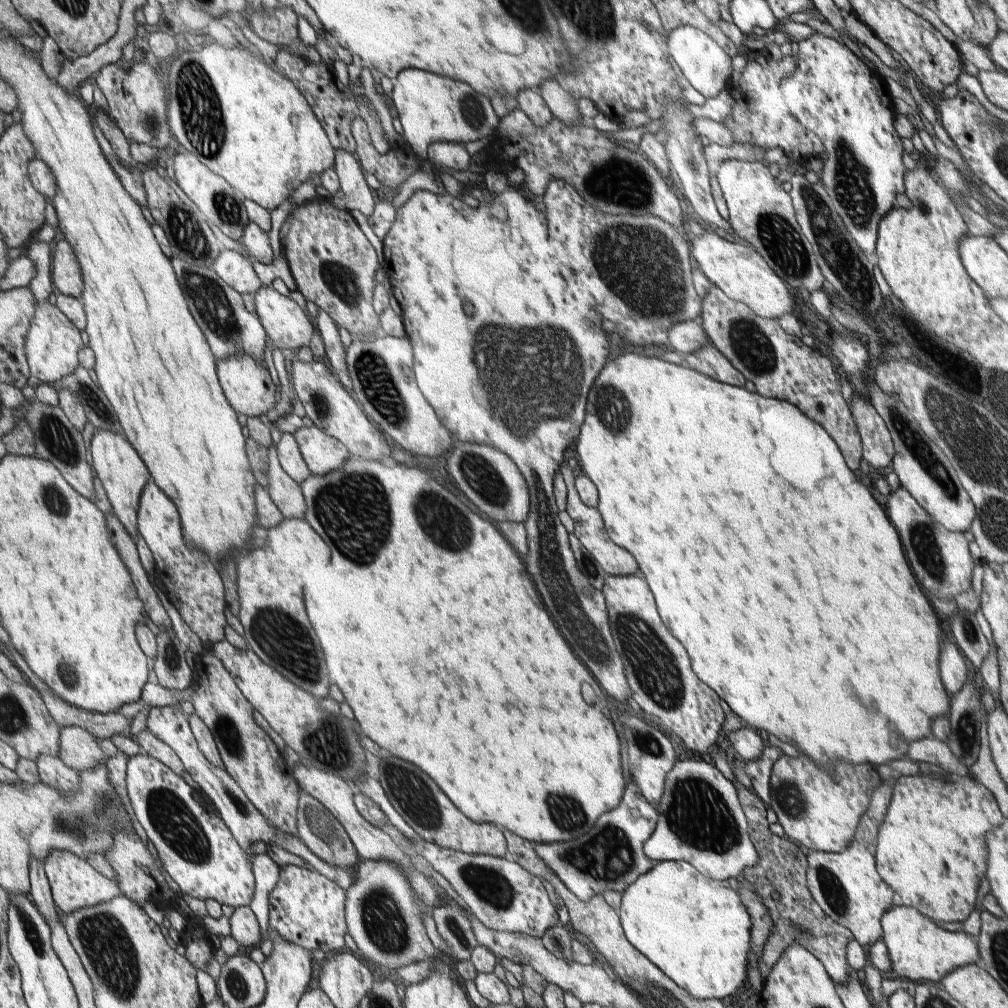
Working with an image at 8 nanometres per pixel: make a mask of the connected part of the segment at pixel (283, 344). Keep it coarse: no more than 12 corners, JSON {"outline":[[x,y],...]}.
{"outline":[[272,286],[255,303],[274,348],[309,348],[315,329]]}

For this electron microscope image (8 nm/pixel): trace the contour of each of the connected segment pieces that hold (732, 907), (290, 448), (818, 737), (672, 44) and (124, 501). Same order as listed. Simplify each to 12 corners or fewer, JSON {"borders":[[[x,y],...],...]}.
{"borders":[[[686,861],[621,894],[628,942],[695,999],[747,982],[739,894]],[[294,433],[277,448],[282,468],[299,485],[311,477]],[[608,358],[572,454],[696,676],[821,767],[951,705],[825,428]],[[682,25],[667,34],[678,73],[704,96],[731,88],[732,57]],[[95,429],[91,457],[115,516],[136,538],[150,469],[124,434]]]}

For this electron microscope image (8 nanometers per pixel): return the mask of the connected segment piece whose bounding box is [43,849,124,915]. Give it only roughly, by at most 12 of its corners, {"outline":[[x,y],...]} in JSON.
{"outline":[[62,849],[43,863],[61,915],[124,895]]}

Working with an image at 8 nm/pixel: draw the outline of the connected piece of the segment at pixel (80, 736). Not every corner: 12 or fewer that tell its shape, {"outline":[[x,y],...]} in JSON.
{"outline":[[62,728],[60,760],[77,771],[106,764],[97,737]]}

